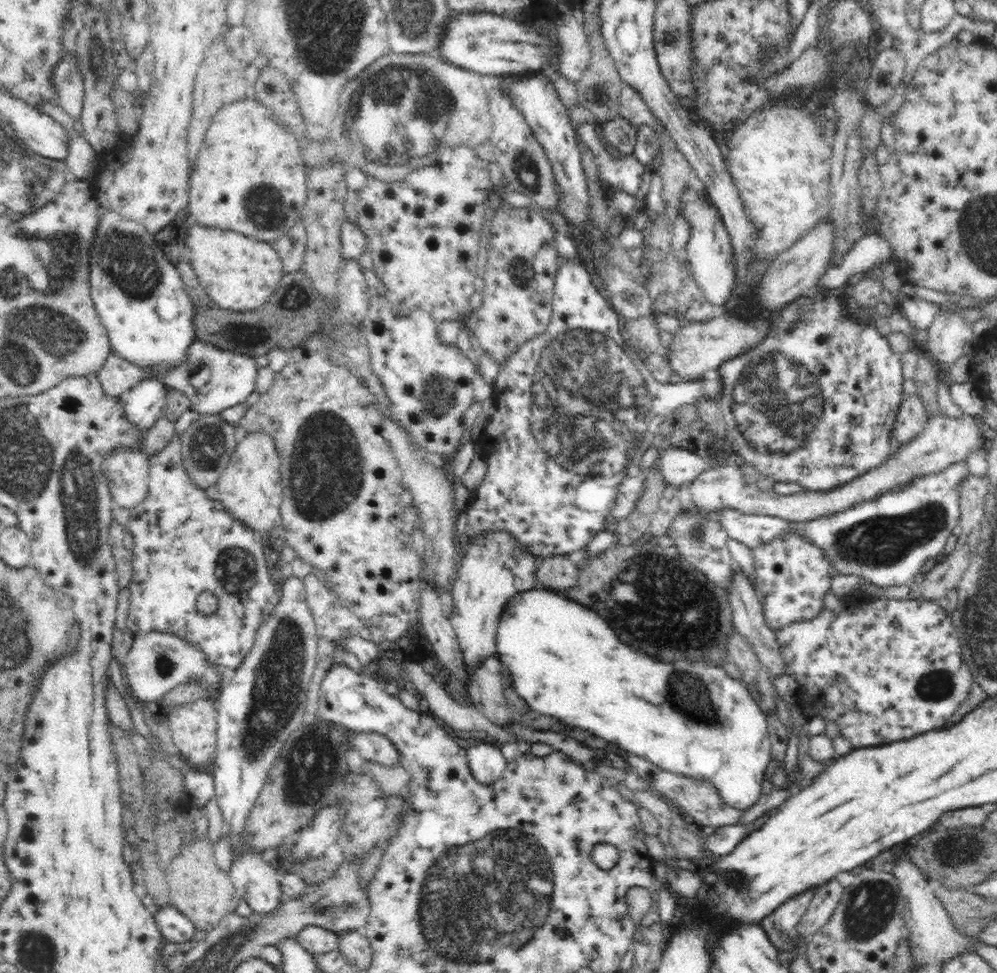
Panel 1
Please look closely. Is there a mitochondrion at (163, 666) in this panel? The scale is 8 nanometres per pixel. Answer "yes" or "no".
yes

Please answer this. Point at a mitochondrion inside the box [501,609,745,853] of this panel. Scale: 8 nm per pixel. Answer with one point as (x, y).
(688, 692)

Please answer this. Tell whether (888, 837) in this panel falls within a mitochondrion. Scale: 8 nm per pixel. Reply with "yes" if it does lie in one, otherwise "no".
no

